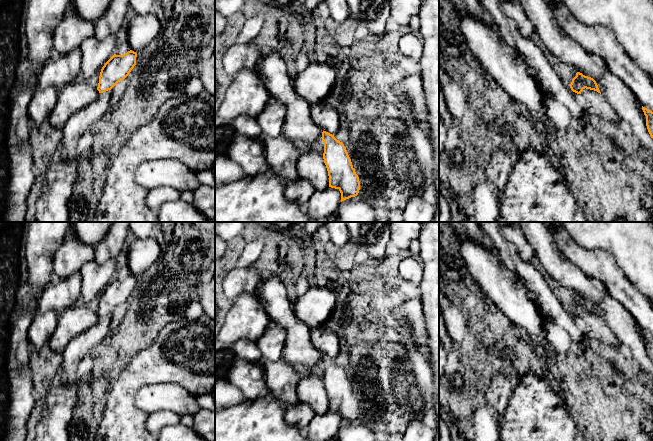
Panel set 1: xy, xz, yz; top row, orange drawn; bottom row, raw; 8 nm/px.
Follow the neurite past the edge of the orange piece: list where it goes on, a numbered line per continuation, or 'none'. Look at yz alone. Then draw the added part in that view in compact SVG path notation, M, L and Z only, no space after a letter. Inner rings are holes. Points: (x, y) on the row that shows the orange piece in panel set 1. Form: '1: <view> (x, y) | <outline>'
none

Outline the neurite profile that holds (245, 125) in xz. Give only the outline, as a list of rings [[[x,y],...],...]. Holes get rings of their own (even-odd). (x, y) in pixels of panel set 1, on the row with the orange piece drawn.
[[[240,114],[233,122],[233,127],[236,134],[248,138],[259,138],[261,135],[261,128],[255,117],[246,114]]]

